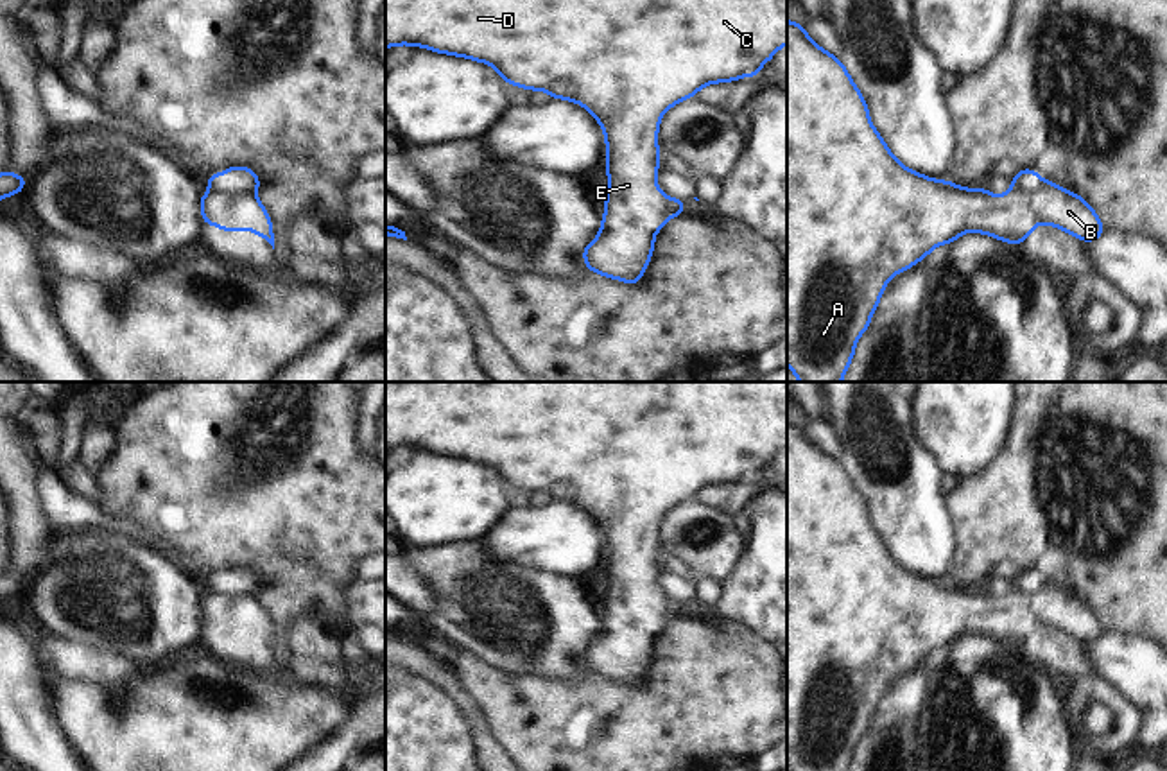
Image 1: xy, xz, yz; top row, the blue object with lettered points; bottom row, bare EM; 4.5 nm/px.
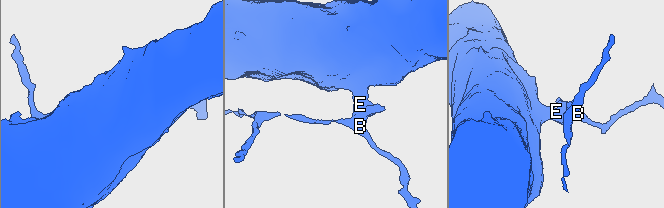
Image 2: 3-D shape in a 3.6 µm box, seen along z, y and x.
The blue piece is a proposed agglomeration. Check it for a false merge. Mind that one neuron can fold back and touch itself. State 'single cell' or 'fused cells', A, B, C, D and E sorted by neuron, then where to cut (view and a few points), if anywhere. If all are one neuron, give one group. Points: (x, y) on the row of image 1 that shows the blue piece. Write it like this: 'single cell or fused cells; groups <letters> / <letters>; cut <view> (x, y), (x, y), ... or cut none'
fused cells; groups A C D E / B; cut xy (253, 194), (242, 194), (232, 207), (208, 196), (201, 210)

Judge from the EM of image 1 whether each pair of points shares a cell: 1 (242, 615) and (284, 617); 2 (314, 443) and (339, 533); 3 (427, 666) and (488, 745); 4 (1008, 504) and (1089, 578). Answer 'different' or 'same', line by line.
1: different
2: same
3: same
4: same

